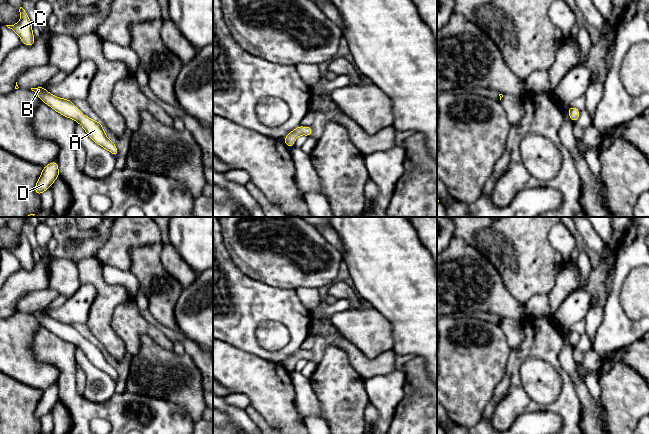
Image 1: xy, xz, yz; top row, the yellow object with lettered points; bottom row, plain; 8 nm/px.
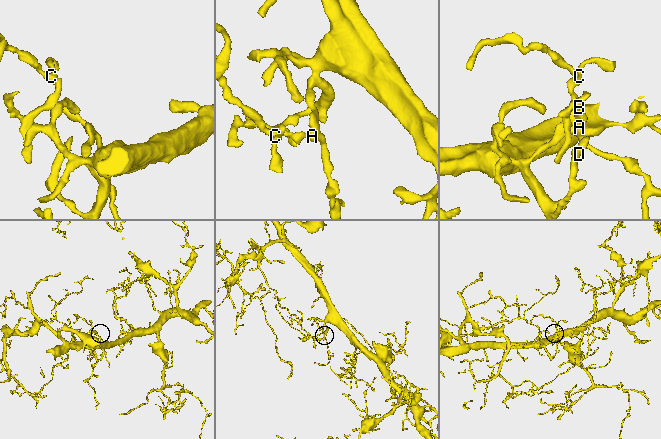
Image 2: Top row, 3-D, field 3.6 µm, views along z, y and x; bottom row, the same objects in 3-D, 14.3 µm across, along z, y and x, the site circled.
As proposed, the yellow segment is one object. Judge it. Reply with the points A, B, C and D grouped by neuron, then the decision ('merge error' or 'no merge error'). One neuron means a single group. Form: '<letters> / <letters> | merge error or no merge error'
A B C D | no merge error

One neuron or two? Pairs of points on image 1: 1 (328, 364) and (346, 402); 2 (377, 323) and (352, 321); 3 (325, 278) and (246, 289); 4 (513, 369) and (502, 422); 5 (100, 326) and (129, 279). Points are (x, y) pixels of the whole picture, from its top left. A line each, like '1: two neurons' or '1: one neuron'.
1: one neuron
2: one neuron
3: two neurons
4: one neuron
5: two neurons

